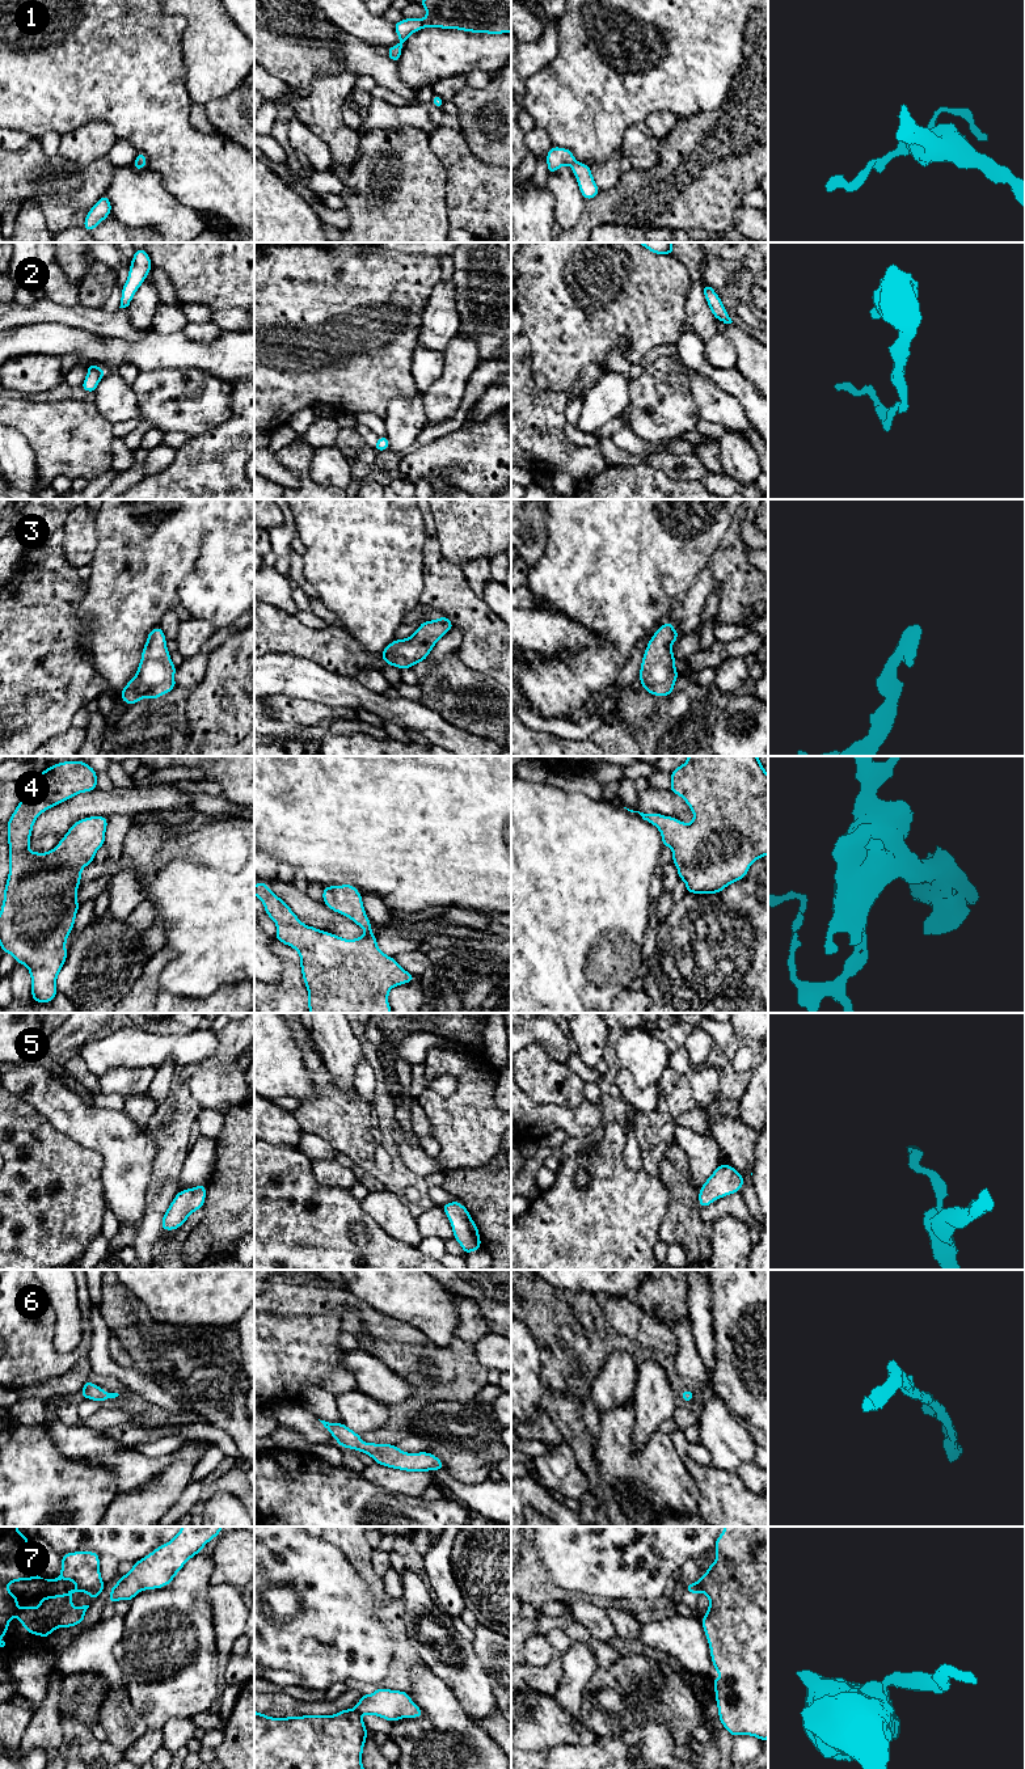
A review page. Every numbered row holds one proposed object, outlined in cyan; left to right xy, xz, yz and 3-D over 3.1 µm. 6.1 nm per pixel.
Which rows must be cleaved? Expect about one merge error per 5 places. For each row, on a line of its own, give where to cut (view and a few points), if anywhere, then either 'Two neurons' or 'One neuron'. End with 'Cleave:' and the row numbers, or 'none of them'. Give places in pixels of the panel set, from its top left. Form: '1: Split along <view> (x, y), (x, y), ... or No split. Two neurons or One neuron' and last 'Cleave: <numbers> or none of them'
1: No split. One neuron
2: No split. One neuron
3: No split. One neuron
4: No split. One neuron
5: No split. One neuron
6: No split. One neuron
7: Split along yz (696, 1583), (699, 1591). Two neurons
Cleave: 7

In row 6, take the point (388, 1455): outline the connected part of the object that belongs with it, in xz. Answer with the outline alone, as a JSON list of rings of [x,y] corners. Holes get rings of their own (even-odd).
[[[319,1419],[320,1420],[320,1419]],[[320,1420],[341,1448],[363,1452],[374,1458],[376,1464],[404,1472],[444,1470],[444,1464],[433,1453],[408,1453],[395,1444],[364,1443],[360,1435],[343,1423],[329,1423]]]

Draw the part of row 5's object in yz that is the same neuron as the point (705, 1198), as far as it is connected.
[[[730,1164],[716,1168],[712,1175],[705,1181],[699,1191],[699,1204],[703,1208],[712,1204],[714,1200],[739,1192],[745,1179]]]

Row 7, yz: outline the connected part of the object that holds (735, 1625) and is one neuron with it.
[[[725,1527],[716,1540],[716,1562],[708,1566],[708,1571],[697,1582],[699,1592],[709,1599],[706,1614],[701,1618],[703,1629],[710,1648],[713,1668],[721,1675],[712,1680],[716,1692],[718,1718],[731,1736],[750,1735],[765,1741],[768,1739],[768,1527]]]

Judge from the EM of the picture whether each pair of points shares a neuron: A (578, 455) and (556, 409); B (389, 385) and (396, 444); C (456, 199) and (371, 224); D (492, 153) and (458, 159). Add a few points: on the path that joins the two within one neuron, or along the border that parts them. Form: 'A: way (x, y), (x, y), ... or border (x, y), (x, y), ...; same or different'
A: way (565, 447), (556, 438), (556, 422); same
B: border (418, 391), (412, 396), (396, 396), (383, 418); different
C: border (446, 172), (446, 218), (450, 227); different
D: border (459, 130), (468, 148), (477, 157), (497, 165); different

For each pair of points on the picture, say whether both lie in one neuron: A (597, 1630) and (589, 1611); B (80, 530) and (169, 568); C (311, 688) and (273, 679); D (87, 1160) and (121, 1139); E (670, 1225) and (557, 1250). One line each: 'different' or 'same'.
A: same
B: different
C: same
D: different
E: different

